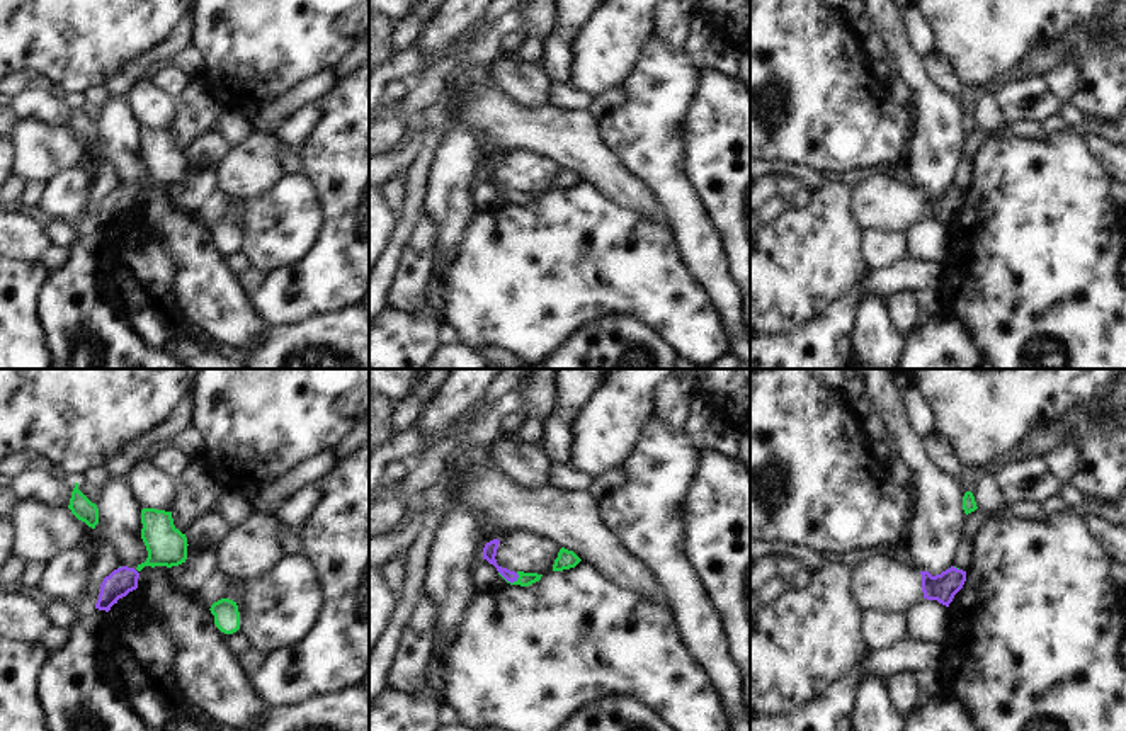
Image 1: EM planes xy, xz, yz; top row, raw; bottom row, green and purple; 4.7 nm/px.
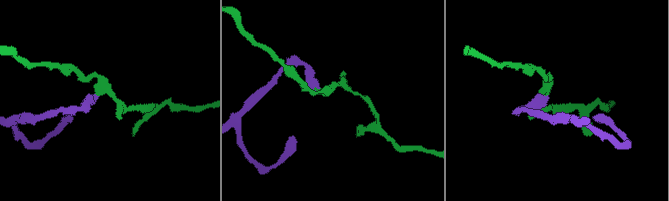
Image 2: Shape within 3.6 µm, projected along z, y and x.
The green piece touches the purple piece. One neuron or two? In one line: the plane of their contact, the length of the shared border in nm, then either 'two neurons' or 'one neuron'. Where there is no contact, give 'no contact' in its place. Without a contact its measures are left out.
xz | 110 nm | one neuron

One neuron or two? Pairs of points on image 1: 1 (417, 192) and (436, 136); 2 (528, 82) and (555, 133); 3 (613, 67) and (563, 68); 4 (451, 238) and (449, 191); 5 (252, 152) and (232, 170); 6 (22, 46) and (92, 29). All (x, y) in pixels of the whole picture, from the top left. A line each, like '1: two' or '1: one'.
1: one
2: two
3: two
4: one
5: one
6: one

